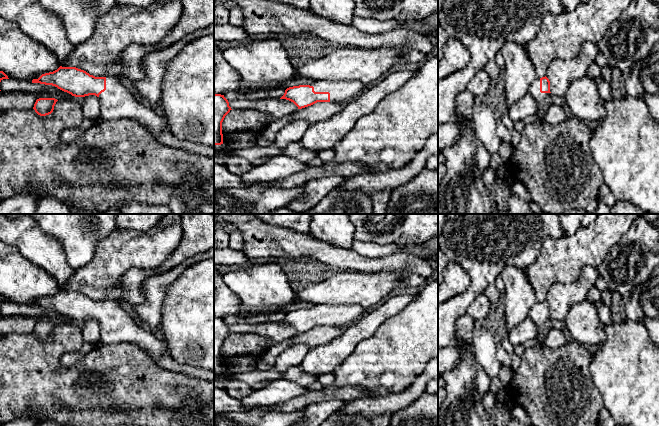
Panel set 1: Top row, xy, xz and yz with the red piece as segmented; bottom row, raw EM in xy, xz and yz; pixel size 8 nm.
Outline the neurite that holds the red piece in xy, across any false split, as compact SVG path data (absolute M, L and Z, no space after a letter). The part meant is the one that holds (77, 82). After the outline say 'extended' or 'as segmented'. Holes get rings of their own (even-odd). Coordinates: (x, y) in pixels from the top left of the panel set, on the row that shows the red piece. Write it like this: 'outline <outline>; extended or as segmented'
outline M62 67L42 74L32 83L52 85L75 97L95 95L99 99L98 110L104 120L129 119L143 126L153 137L170 131L162 114L157 114L130 89L127 81L118 77L95 77L76 67Z; extended

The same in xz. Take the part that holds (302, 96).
outline M311 81L287 88L280 99L293 102L298 109L317 102L348 103L354 96L363 91L364 86L359 81Z; extended

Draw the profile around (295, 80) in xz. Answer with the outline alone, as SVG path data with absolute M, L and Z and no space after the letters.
M294 74L294 76L292 78L290 78L287 82L285 82L281 86L281 88L286 90L289 87L299 86L299 85L303 85L303 84L309 83L309 82L311 82L311 81L306 78L300 78Z

